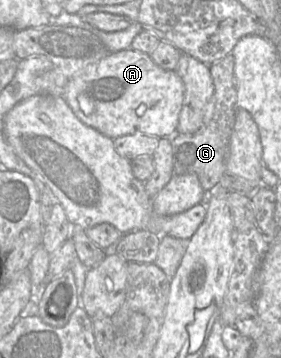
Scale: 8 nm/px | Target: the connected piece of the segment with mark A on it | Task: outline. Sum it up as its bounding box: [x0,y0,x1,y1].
[63,48,184,140]

